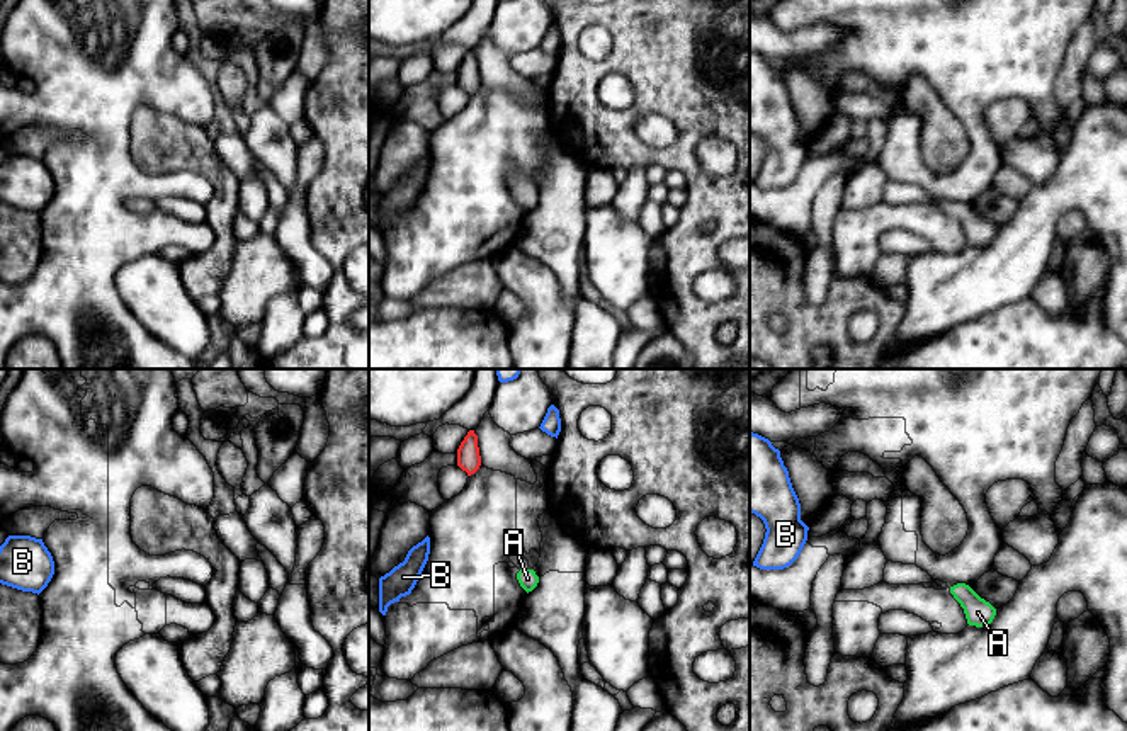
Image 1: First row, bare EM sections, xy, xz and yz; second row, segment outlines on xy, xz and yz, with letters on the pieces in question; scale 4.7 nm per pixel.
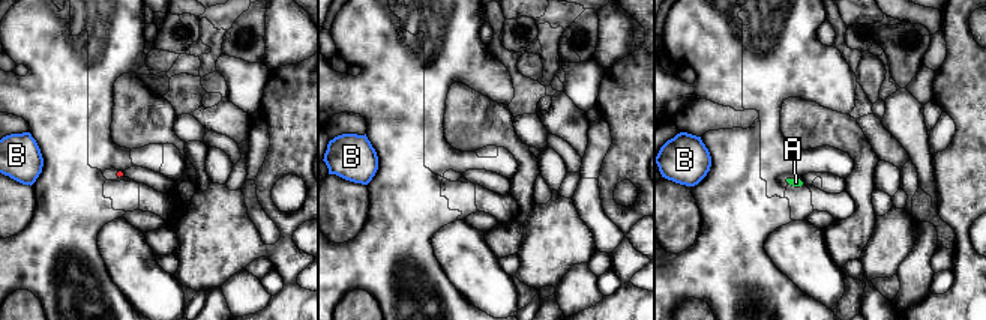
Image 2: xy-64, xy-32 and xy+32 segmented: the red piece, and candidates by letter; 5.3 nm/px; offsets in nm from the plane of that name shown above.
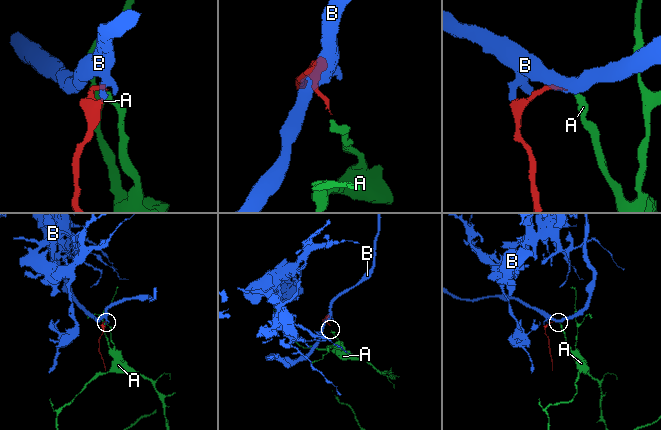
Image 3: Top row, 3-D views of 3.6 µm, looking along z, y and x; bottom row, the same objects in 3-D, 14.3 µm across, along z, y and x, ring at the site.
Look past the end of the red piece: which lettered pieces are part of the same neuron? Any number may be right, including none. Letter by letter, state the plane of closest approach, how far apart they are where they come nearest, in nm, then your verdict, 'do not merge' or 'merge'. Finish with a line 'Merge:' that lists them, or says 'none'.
A: nearest in xz; 500 nm apart; merge
B: nearest in xz; 260 nm apart; do not merge
Merge: A

